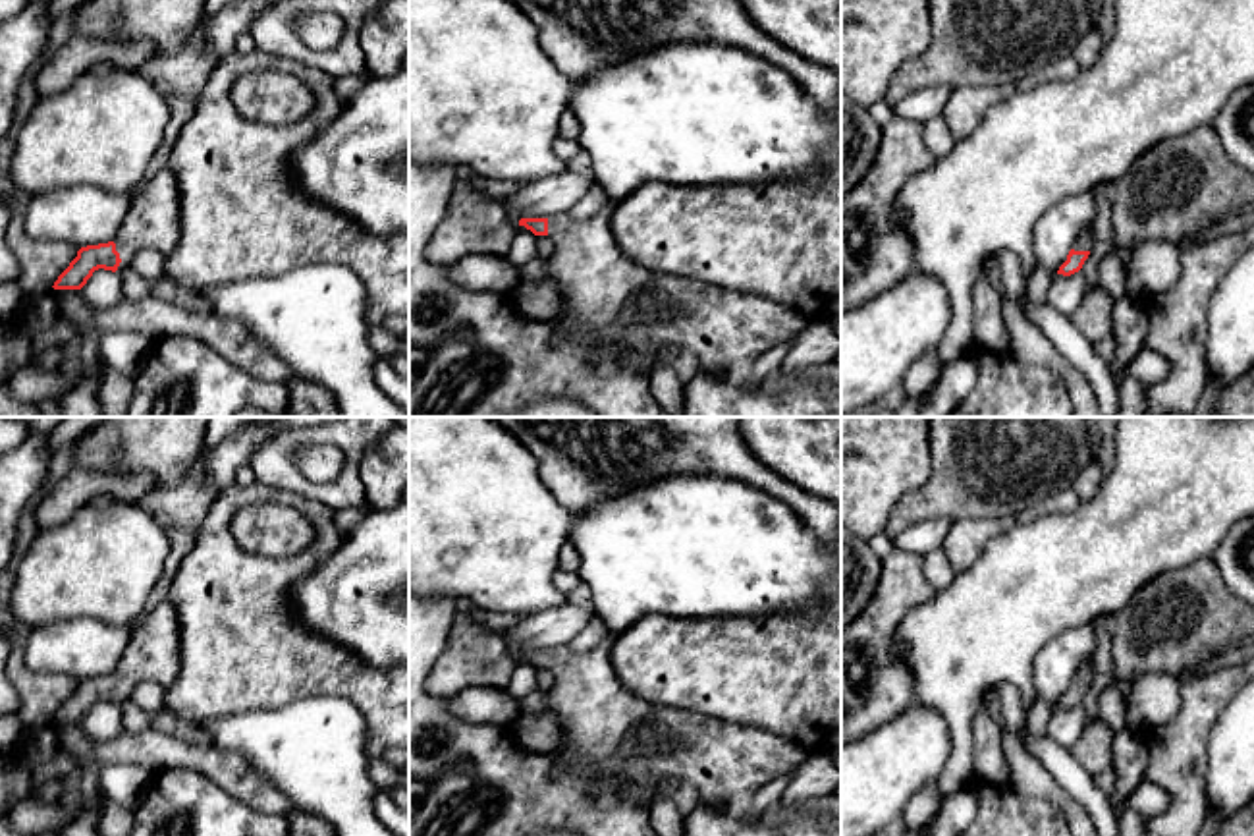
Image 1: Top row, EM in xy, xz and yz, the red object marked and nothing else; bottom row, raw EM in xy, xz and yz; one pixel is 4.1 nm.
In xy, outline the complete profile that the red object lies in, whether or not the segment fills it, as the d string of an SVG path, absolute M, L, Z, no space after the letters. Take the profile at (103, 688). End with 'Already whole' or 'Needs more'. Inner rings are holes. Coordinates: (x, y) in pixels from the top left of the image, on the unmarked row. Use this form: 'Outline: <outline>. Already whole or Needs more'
Outline: M170 600L145 616L114 674L87 678L54 714L54 722L81 722L95 703L116 705L137 683L149 680L164 687L174 685L181 670L181 635L177 612Z. Needs more

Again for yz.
Outline: M1094 660L1084 662L1067 687L1067 693L1059 699L1057 707L1071 709L1078 705L1094 680Z. Needs more

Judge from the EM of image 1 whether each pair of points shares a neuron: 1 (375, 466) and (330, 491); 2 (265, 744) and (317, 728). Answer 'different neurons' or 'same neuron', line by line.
1: different neurons
2: same neuron

